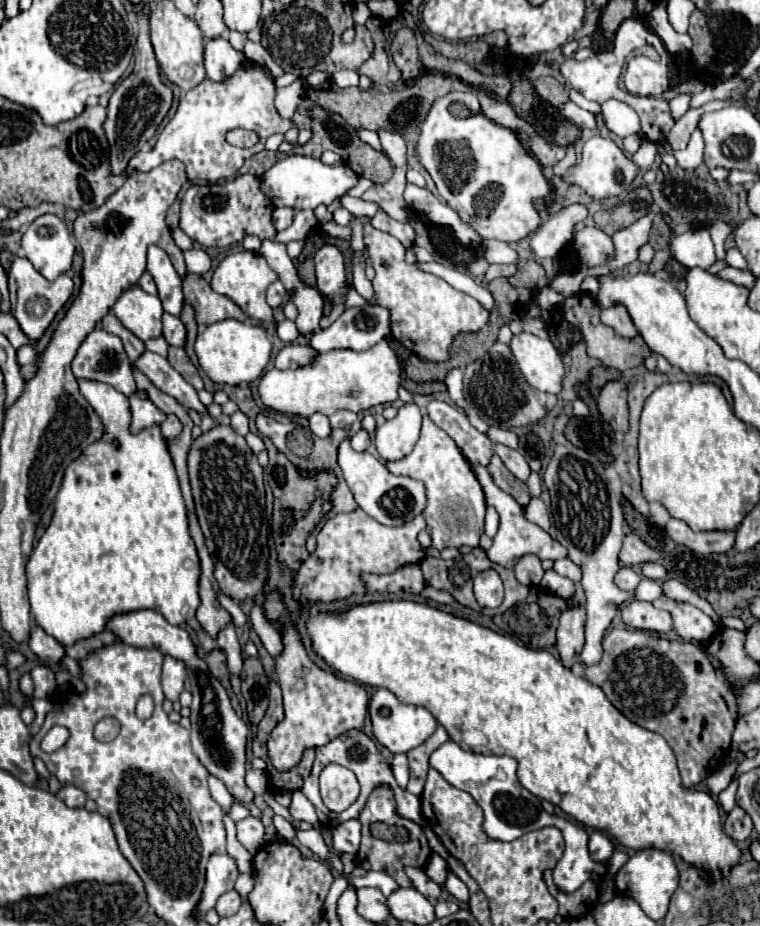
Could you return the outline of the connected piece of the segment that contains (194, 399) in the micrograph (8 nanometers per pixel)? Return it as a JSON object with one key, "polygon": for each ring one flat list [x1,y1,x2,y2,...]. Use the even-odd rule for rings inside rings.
{"polygon":[[145,351,135,363,163,393,175,397,185,409,193,409,201,415,207,413,207,407,199,401,197,391,169,365,169,361,157,353]]}

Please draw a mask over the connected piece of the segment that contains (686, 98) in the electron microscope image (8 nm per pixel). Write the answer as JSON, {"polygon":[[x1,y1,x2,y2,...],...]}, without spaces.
{"polygon":[[681,93,681,95,677,95,675,99,669,101,669,107,671,107,671,113,673,113,675,119,679,119,679,117,685,115,685,111,689,109,689,101,691,101,691,97,693,97,691,93]]}

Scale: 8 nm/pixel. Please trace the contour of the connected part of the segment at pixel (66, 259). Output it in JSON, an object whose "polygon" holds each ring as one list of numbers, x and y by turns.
{"polygon":[[41,215,23,233,21,249,47,281,55,281,71,269,75,253,71,239,67,225,59,217]]}

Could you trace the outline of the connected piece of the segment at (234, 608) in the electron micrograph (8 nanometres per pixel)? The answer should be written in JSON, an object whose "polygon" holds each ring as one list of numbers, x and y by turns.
{"polygon":[[221,593,217,595,217,599,219,599,221,606,232,616,235,627,241,627,241,625,245,625,245,621,247,621,247,619,245,619,245,613,241,610,238,603,235,603,233,599,225,595,221,595]]}

